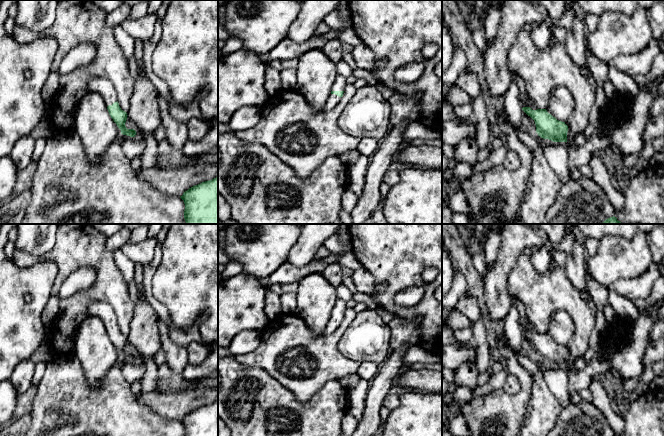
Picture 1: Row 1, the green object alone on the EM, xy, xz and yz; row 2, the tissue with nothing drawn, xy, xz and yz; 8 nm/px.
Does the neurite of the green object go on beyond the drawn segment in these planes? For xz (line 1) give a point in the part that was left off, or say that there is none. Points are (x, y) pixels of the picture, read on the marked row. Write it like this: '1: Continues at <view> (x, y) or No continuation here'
1: Continues at xz (333, 100)

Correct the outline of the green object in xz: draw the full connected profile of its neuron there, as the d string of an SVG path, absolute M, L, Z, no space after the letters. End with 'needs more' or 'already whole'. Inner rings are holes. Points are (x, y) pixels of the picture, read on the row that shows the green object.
M337 74L332 86L331 94L323 107L323 111L330 111L339 103L346 85L346 78Z; needs more

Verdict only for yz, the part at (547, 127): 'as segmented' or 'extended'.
extended

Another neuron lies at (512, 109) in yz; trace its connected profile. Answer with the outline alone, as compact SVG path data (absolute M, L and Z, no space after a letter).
M513 78L505 96L503 113L511 127L521 128L525 126L524 113L520 105L519 87Z

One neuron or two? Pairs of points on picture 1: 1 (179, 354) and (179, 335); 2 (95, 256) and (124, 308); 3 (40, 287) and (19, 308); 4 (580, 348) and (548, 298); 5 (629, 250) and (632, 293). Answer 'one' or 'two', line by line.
1: two
2: one
3: one
4: one
5: two

